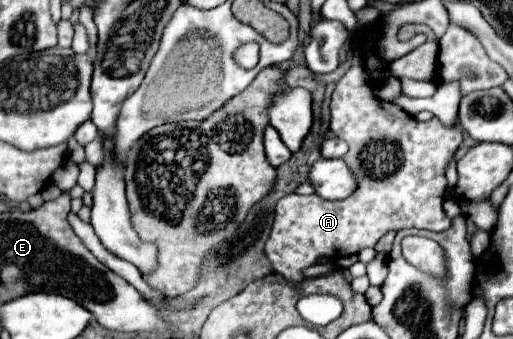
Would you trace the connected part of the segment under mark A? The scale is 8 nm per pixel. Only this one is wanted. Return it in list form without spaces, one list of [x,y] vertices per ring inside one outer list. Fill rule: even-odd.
[[[361,50],[353,52],[351,68],[337,82],[329,108],[331,130],[341,140],[347,140],[349,152],[343,160],[355,170],[359,186],[345,200],[289,194],[277,202],[265,254],[273,270],[293,282],[303,280],[301,270],[315,264],[317,258],[339,258],[373,248],[389,230],[425,228],[441,232],[451,226],[451,218],[443,212],[447,190],[445,168],[463,140],[459,124],[445,126],[439,118],[417,122],[399,106],[379,100],[365,78]]]

